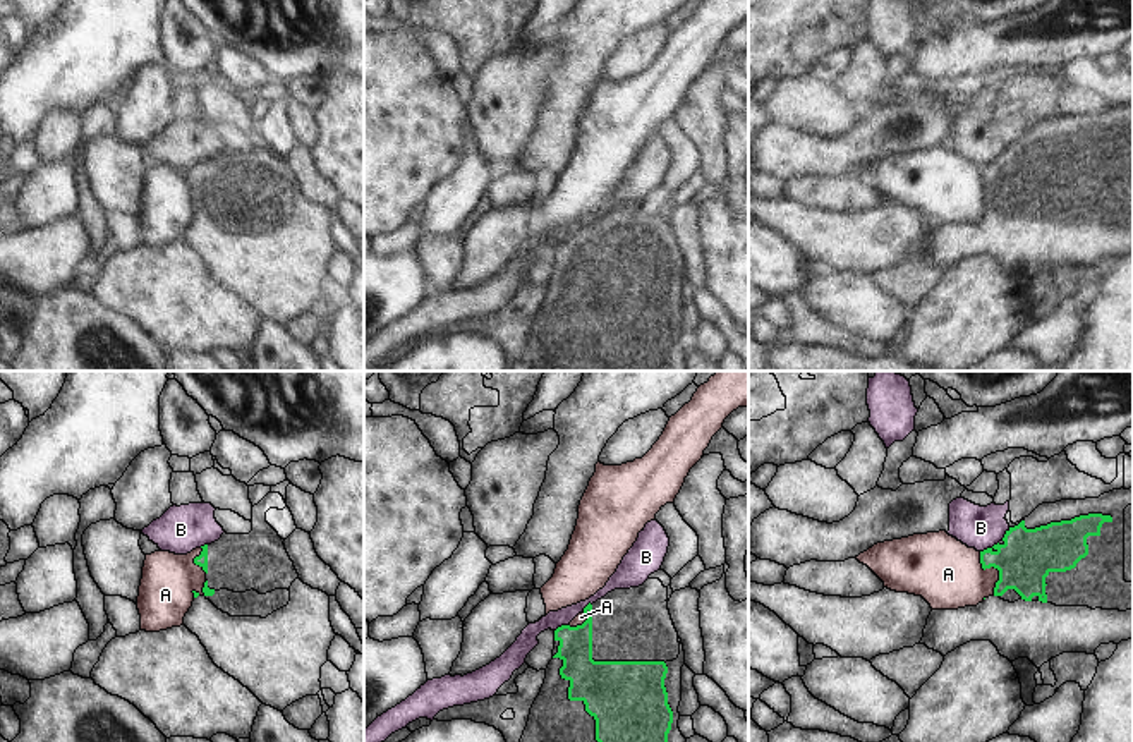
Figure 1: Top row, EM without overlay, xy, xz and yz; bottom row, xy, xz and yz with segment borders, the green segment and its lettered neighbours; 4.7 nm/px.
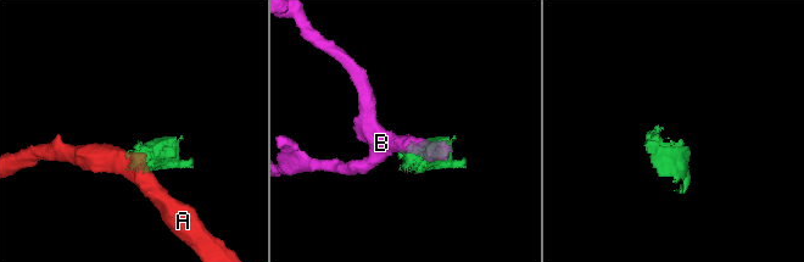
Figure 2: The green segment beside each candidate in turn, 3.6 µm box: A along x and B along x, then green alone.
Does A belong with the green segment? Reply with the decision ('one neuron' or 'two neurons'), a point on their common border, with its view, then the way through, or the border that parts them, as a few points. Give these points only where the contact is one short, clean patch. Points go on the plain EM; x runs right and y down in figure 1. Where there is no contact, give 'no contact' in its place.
two neurons | yz (994, 182) | along yz (979, 167), (982, 182), (994, 182), (998, 186), (994, 210)

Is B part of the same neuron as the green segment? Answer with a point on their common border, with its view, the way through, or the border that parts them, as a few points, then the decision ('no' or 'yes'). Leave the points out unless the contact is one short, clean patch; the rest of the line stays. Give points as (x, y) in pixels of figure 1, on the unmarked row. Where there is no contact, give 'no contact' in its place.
yz (989, 164) | along yz (998, 157), (981, 167) | no

